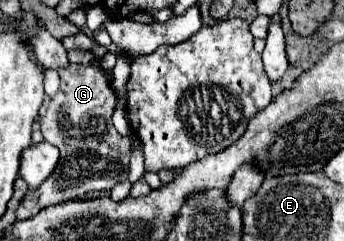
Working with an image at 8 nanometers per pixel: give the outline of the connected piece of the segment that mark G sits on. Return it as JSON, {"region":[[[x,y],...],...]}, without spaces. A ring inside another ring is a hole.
{"region":[[[70,64],[60,68],[58,74],[62,80],[60,90],[50,100],[40,124],[44,140],[60,150],[60,162],[38,190],[24,196],[16,210],[16,220],[26,220],[50,204],[74,200],[90,190],[110,190],[120,178],[126,178],[128,172],[134,140],[132,136],[120,136],[112,126],[116,96],[108,80],[102,76],[102,70]]]}

